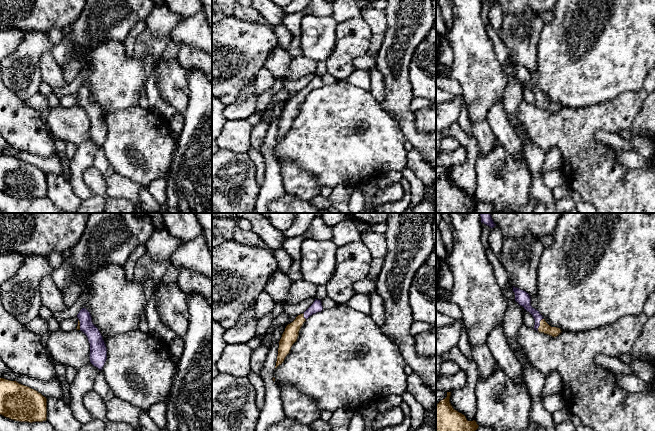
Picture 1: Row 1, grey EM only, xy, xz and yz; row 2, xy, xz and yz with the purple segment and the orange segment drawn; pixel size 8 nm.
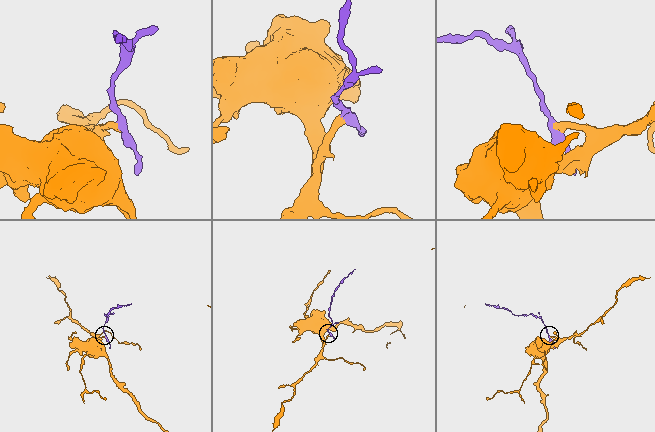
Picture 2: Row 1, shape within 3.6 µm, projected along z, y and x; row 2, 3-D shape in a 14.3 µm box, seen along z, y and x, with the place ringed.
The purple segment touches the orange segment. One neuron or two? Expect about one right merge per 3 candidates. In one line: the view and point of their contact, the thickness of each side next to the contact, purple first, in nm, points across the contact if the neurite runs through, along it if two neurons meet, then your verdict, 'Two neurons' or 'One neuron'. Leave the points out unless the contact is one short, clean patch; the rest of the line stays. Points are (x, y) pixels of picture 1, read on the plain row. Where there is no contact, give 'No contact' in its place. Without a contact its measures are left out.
Touches purple at yz (539, 100). Thickness 110 nm (purple) against 90 nm. Path across: yz (522, 74), (538, 93), (539, 100), (544, 103). One neuron

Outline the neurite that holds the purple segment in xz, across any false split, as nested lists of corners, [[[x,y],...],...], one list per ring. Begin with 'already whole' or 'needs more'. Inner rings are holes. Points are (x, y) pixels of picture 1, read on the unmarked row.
needs more; [[[315,75],[313,80],[304,89],[298,91],[292,99],[286,102],[285,107],[283,108],[279,117],[278,132],[275,145],[284,138],[286,132],[290,129],[291,123],[297,117],[299,107],[304,98],[310,92],[321,88],[322,86],[323,82],[321,76]]]

